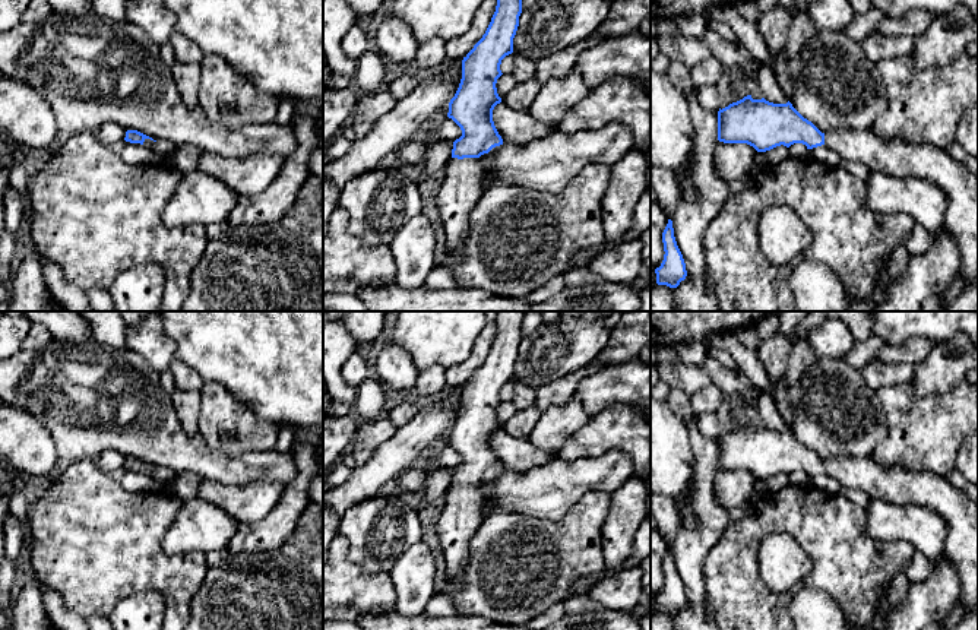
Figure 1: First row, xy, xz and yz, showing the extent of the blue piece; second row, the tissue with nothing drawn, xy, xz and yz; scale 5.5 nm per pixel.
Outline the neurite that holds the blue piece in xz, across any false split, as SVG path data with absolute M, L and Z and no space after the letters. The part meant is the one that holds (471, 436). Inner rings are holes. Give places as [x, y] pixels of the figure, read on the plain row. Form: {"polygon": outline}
{"polygon": "M497 311L497 333L482 365L462 387L462 406L449 430L447 444L462 458L439 516L436 534L447 580L458 580L469 561L469 542L488 513L479 484L503 472L493 437L501 430L497 406L501 387L513 380L525 311Z"}

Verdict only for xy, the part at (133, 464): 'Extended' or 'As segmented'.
Extended

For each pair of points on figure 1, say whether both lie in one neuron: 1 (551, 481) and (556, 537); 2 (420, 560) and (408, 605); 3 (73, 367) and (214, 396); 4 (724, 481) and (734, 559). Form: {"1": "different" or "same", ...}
{"1": "different", "2": "same", "3": "different", "4": "different"}

